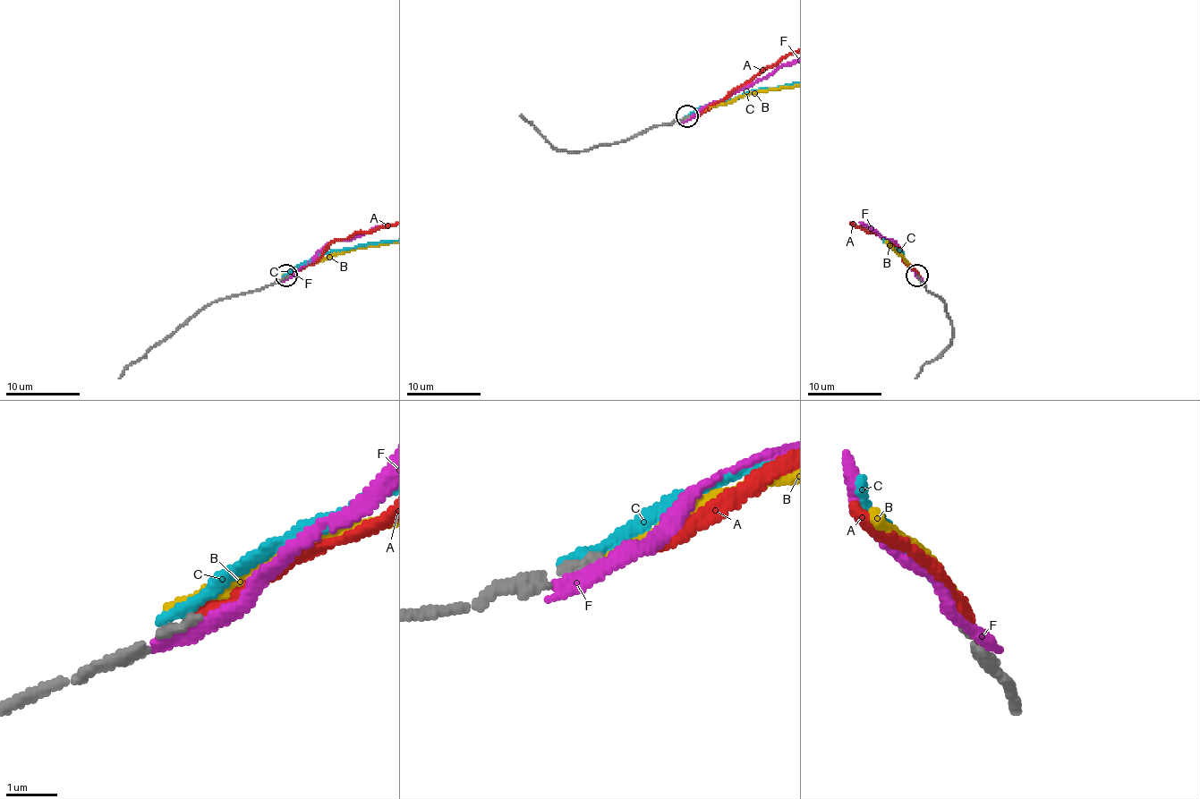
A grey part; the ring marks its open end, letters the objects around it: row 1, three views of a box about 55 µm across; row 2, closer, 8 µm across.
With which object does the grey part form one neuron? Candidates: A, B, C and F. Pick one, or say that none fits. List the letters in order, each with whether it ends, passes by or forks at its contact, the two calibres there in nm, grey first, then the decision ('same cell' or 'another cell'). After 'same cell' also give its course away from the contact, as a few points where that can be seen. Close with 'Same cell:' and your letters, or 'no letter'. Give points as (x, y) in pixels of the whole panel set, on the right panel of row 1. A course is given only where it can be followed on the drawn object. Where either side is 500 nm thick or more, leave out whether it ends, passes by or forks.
A: it ends there; 150 nm thick on the grey side, 240 nm on the other; another cell
B: it ends there; 150 nm thick on the grey side, 190 nm on the other; another cell
C: it ends there; 160 nm thick on the grey side, 240 nm on the other; another cell
F: it ends there; 180 nm thick on the grey side, 320 nm on the other; another cell
Same cell: no letter

